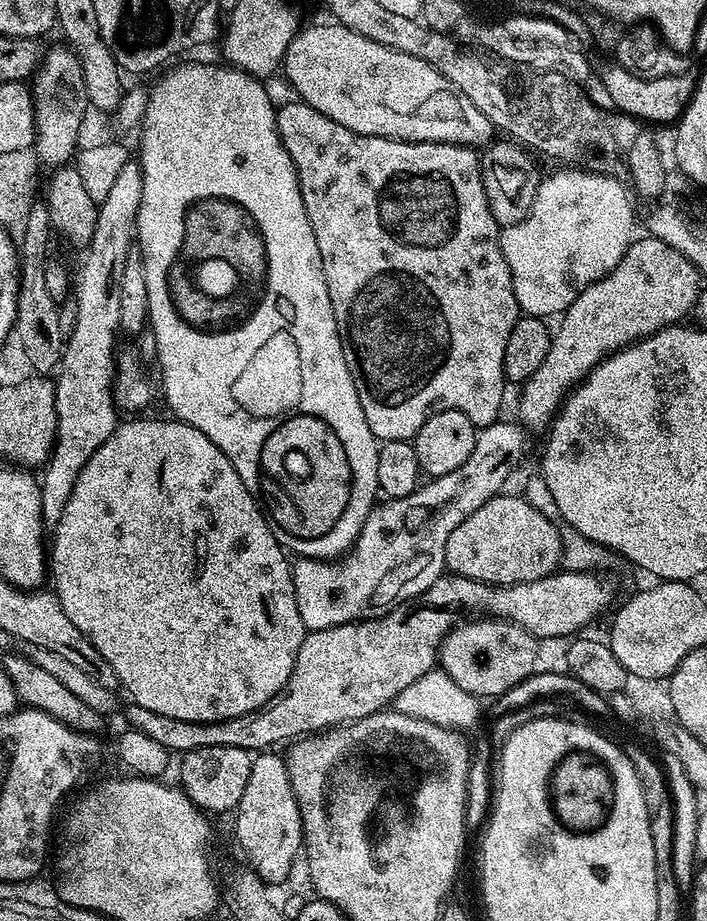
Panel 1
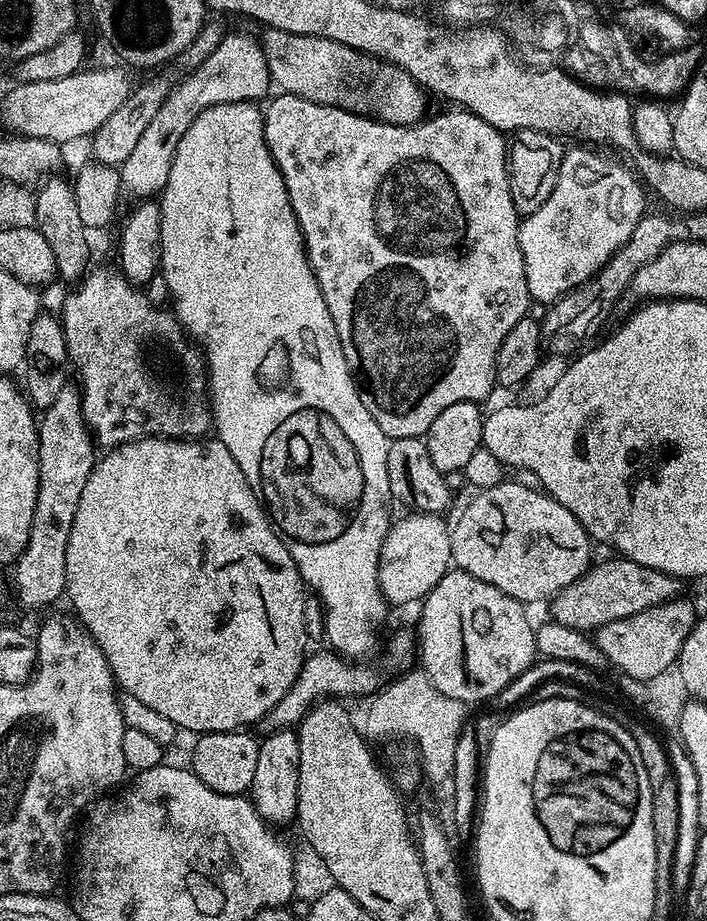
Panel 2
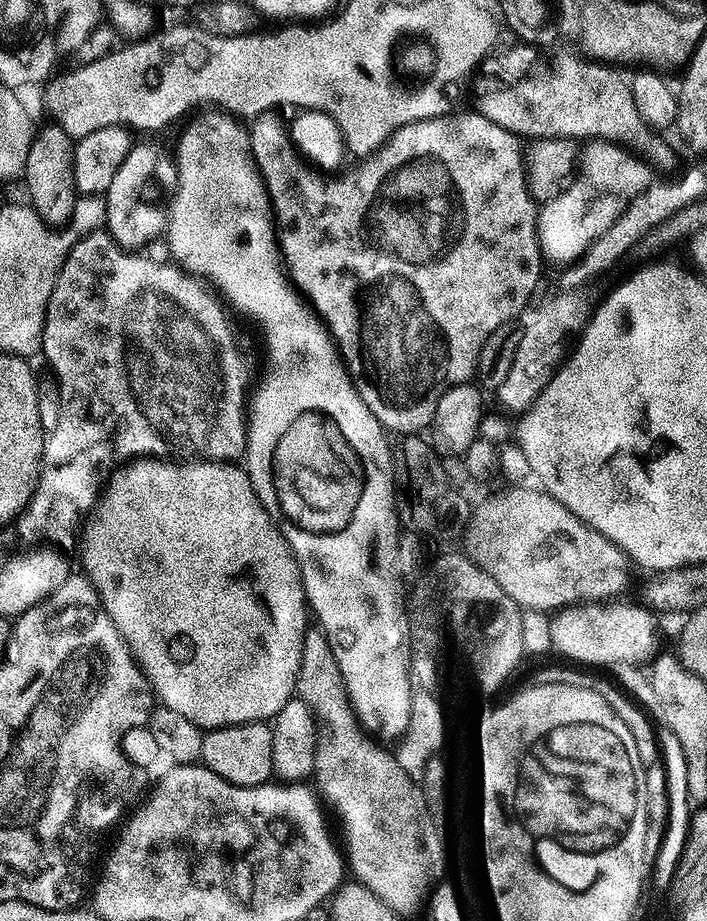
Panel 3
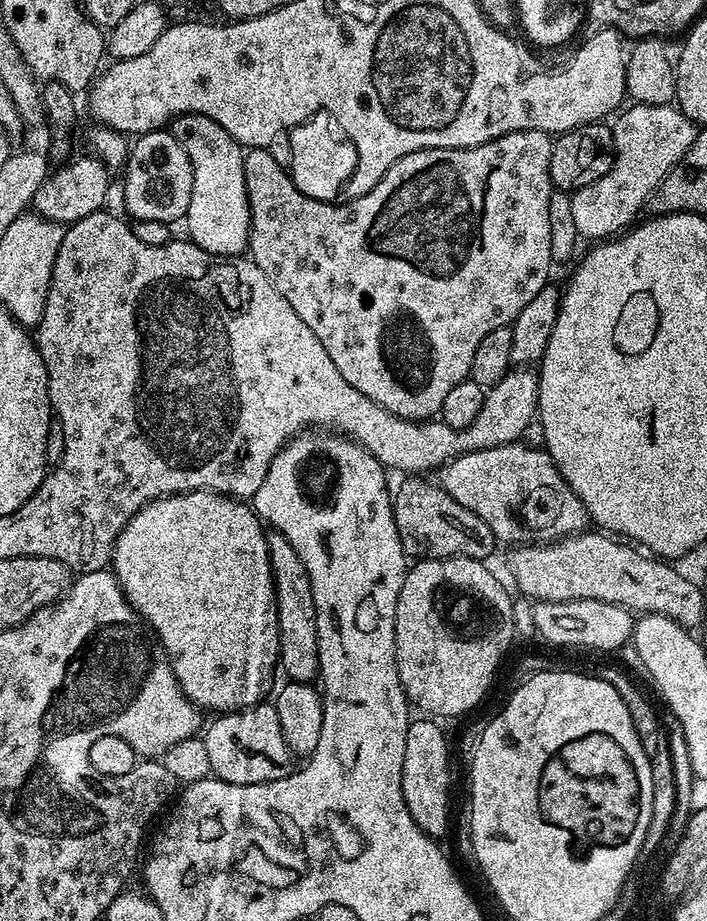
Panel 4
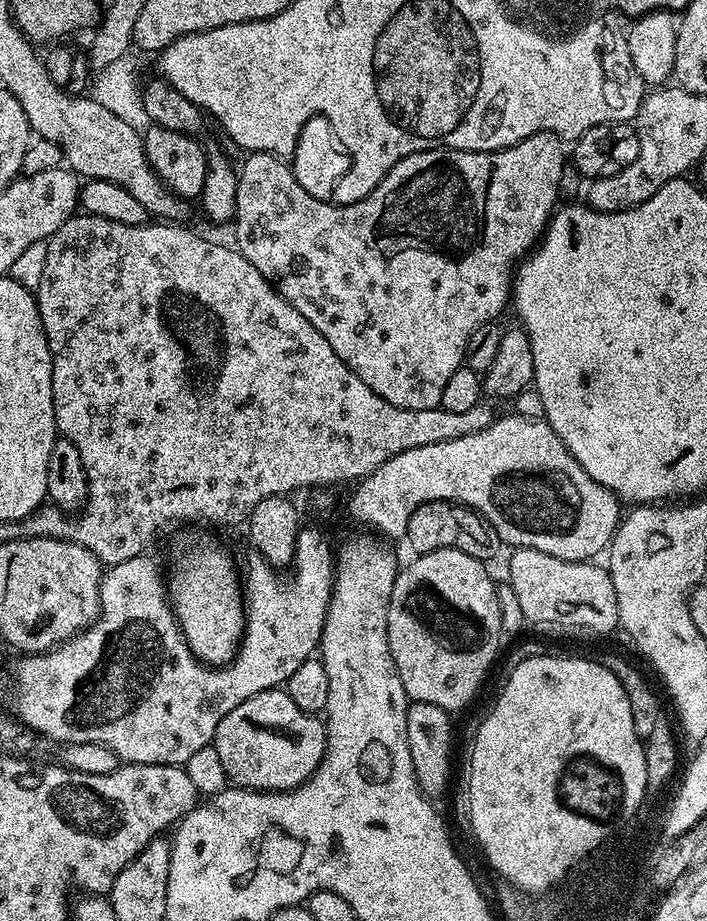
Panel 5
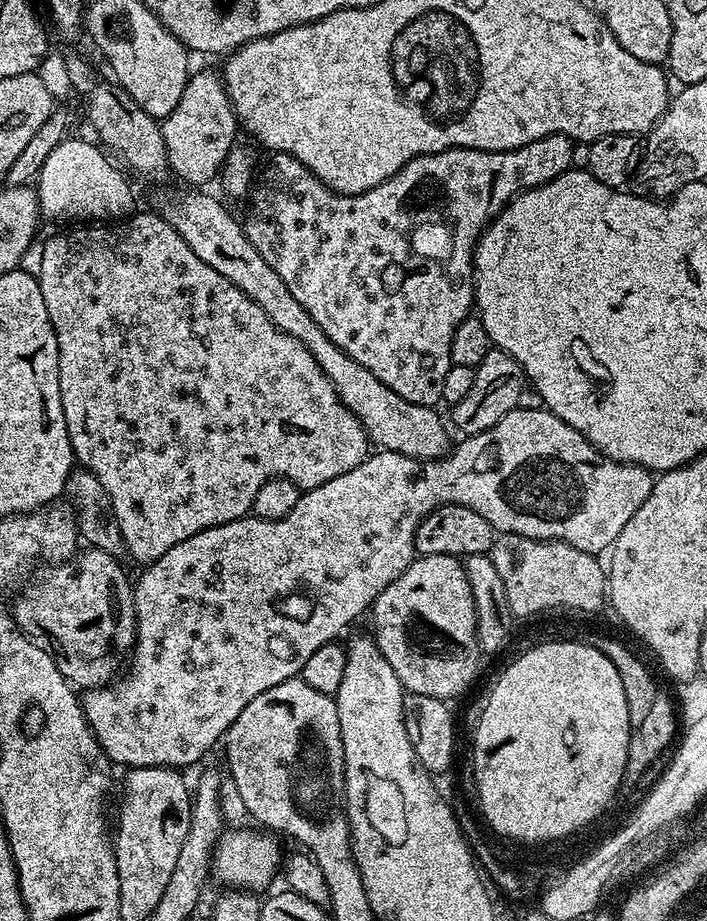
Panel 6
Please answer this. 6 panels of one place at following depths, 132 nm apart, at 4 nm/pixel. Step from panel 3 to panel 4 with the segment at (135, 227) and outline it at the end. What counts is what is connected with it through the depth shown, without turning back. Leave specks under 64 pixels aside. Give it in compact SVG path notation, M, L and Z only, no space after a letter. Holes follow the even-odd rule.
M168 130L146 132L135 137L128 150L124 175L124 208L133 221L166 222L175 225L188 215L194 174L186 150Z

